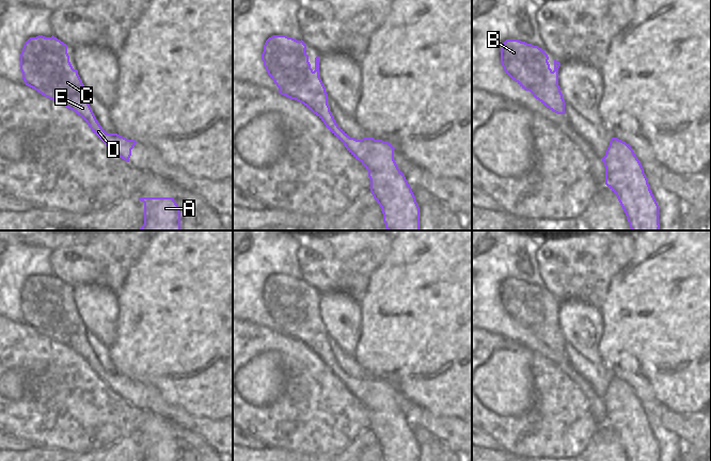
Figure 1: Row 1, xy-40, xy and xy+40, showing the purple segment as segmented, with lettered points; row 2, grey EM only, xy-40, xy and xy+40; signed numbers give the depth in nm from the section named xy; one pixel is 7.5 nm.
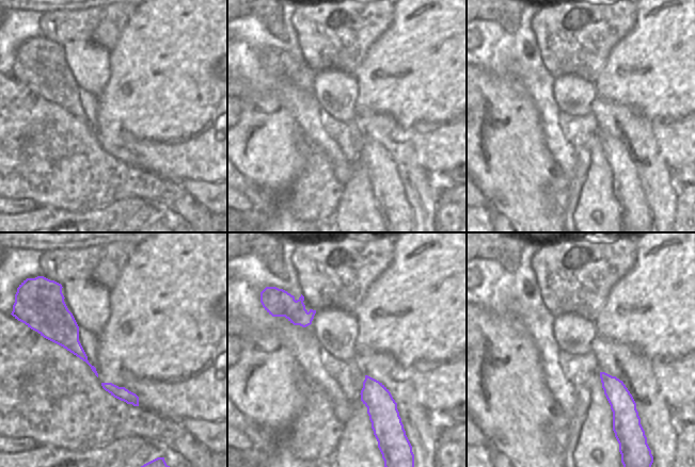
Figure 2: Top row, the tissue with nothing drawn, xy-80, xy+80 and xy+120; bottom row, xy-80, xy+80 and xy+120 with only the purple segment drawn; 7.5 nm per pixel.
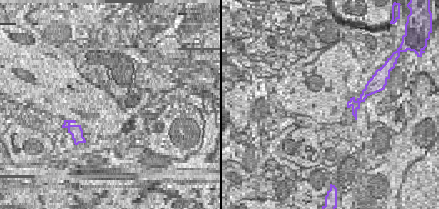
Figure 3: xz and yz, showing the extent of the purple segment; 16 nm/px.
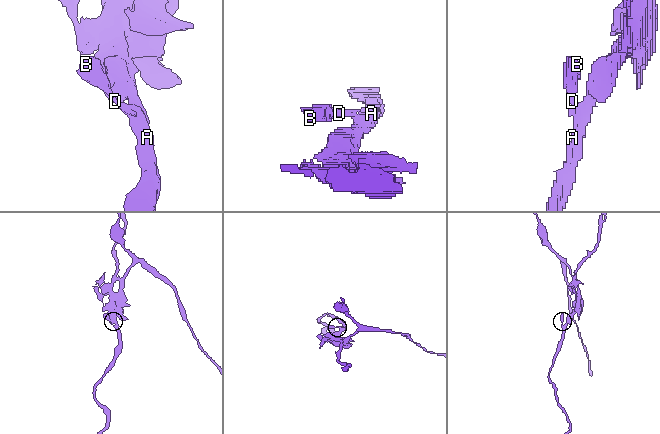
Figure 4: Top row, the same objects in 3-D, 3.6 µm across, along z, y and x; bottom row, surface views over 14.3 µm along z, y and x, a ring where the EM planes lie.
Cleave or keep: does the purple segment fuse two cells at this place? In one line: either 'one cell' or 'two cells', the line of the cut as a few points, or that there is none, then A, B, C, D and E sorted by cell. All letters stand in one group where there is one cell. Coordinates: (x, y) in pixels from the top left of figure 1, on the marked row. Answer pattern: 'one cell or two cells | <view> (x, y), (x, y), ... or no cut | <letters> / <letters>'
two cells | xy (375, 140), (364, 165) | A / B C D E

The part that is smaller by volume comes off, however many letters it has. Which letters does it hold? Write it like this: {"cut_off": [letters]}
{"cut_off": ["B", "C", "D", "E"]}

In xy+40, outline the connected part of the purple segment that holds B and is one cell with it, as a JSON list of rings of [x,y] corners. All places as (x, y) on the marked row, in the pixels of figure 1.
[[[506,39],[501,47],[501,64],[509,78],[522,89],[530,91],[543,106],[557,114],[565,114],[565,100],[558,85],[560,63],[554,60],[554,69],[550,68],[549,57],[538,46],[519,39]]]

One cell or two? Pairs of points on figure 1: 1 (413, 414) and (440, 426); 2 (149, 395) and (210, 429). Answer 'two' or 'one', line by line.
1: one
2: one

